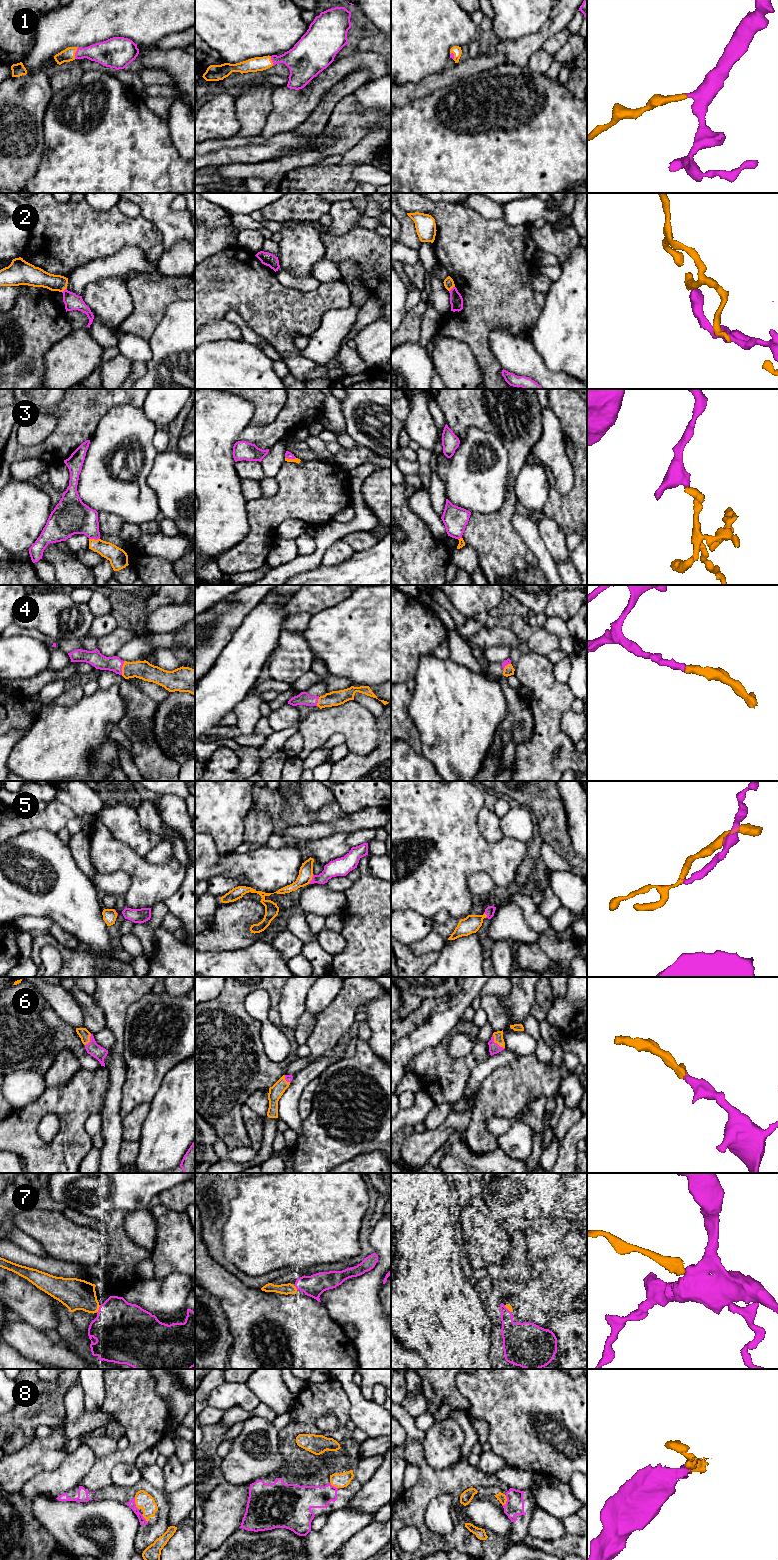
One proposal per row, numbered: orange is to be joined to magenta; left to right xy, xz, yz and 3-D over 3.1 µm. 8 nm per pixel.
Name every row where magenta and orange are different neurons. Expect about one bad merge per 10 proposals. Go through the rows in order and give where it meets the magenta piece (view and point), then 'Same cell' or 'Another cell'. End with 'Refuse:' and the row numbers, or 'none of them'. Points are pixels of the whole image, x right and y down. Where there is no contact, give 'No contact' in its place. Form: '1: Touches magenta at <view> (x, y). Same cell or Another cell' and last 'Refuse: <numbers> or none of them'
1: Touches magenta at xy (75, 53). Same cell
2: Touches magenta at yz (451, 289). Same cell
3: Touches magenta at xy (94, 538). Same cell
4: Touches magenta at xy (121, 668). Same cell
5: Touches magenta at xz (312, 879). Same cell
6: Touches magenta at yz (496, 1043). Same cell
7: Touches magenta at xy (99, 1309). Same cell
8: Touches magenta at xy (134, 1503). Another cell
Refuse: 8

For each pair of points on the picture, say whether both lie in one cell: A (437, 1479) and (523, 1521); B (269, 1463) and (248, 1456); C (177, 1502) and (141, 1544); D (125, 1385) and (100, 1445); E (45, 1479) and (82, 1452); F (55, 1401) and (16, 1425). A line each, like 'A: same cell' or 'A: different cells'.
A: same cell
B: same cell
C: different cells
D: different cells
E: same cell
F: same cell

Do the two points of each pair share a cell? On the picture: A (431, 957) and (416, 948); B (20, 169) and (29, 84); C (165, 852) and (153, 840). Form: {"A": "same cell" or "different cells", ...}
{"A": "different cells", "B": "same cell", "C": "different cells"}

